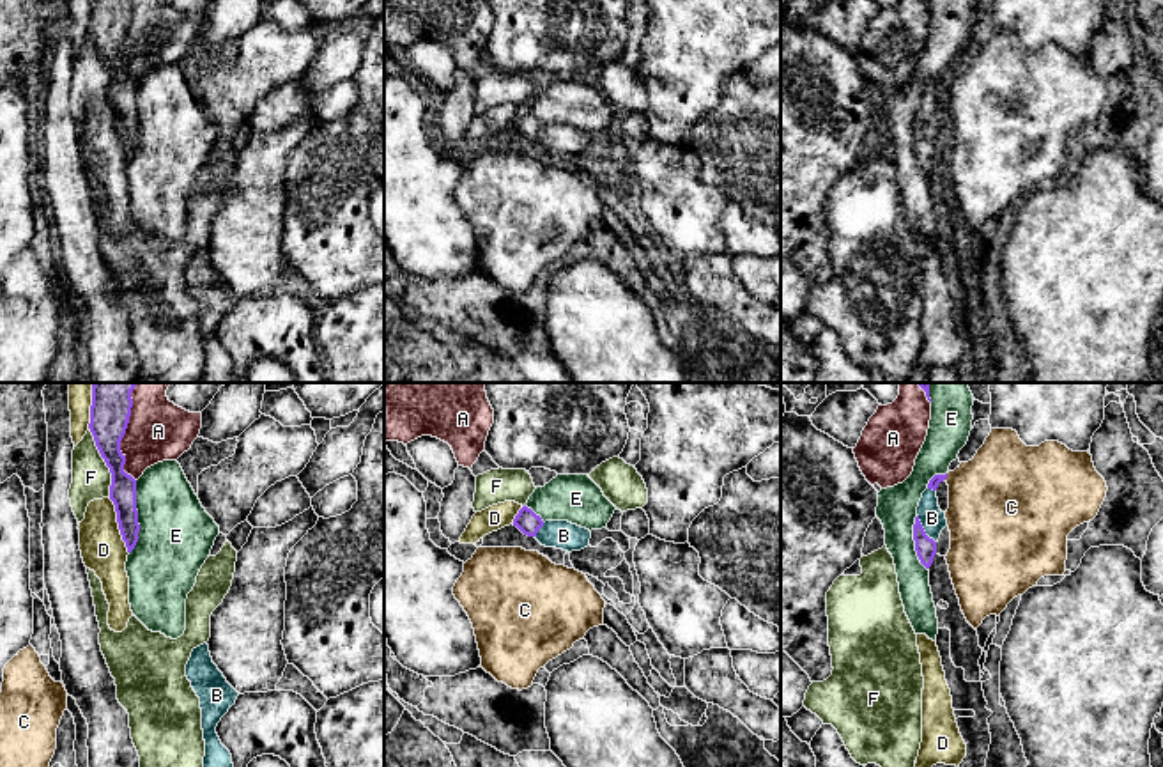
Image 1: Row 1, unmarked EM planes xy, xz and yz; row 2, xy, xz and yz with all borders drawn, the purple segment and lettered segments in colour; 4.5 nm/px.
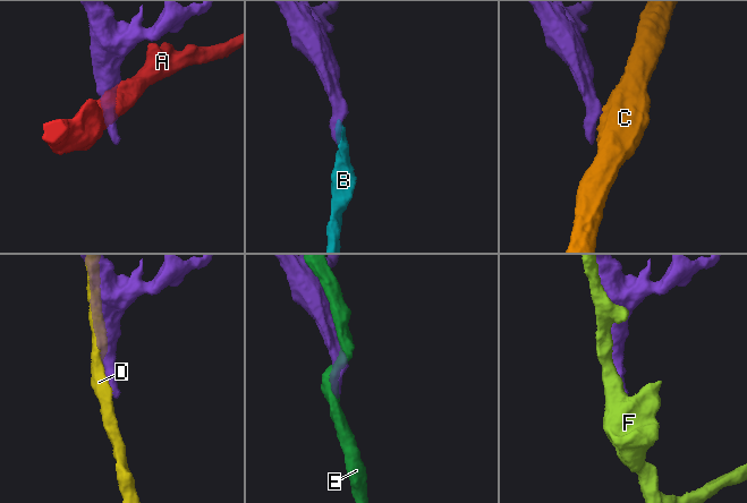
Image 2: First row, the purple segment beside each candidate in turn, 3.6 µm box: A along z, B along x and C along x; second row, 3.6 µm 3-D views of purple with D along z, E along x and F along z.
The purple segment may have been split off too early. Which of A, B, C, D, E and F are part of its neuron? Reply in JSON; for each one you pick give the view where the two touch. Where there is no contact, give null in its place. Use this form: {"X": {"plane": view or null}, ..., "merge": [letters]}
{"B": {"plane": "yz"}, "merge": ["B"]}

